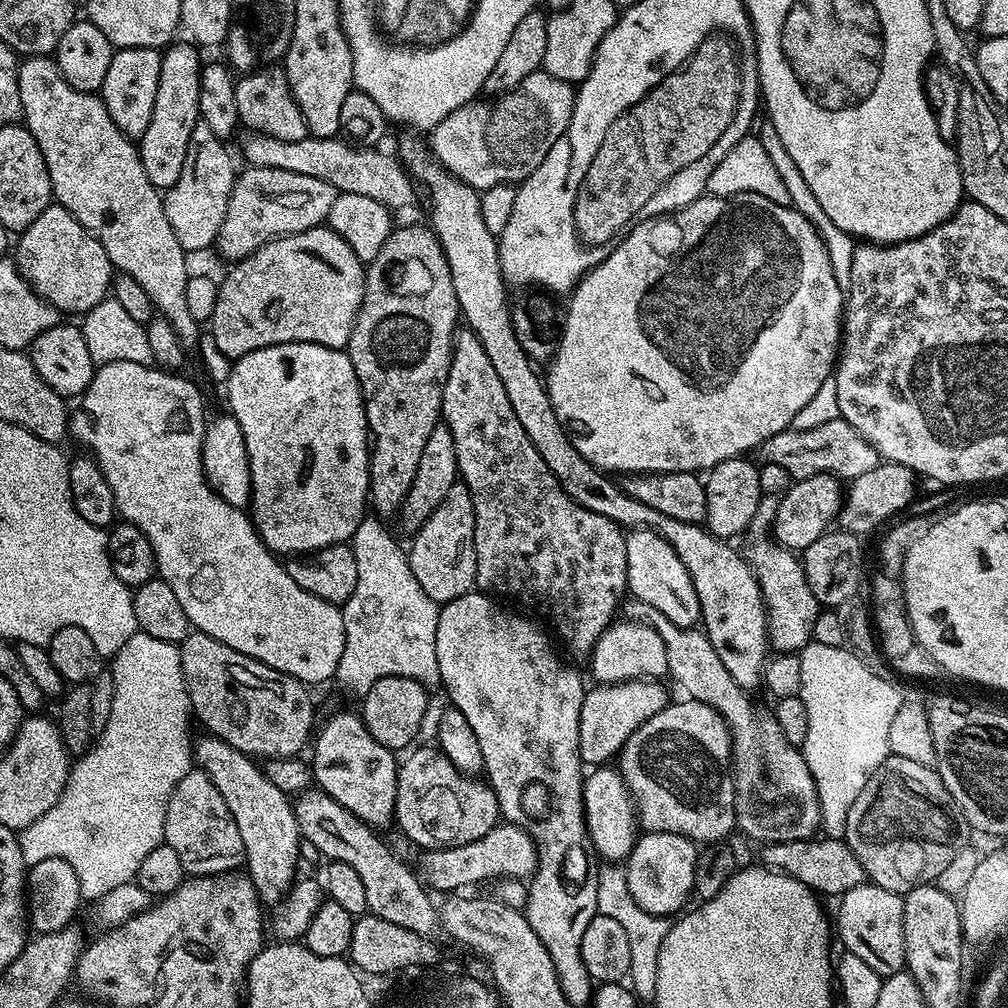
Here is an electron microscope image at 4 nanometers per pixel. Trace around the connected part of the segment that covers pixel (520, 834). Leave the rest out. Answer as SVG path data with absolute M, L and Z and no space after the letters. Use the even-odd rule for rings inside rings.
M507 822L497 823L495 828L491 828L482 838L474 842L466 842L462 846L453 848L434 848L423 853L424 872L422 880L433 893L444 892L452 894L457 890L468 890L471 884L480 884L483 880L492 880L495 876L509 876L512 880L520 880L531 877L536 870L536 844L530 838L526 830Z

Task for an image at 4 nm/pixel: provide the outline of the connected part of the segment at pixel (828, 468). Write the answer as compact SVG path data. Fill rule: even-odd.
M841 419L808 430L786 428L783 432L766 438L766 442L758 449L758 455L763 463L784 467L792 475L793 481L825 473L841 481L851 482L869 470L874 470L882 460L874 446L870 446L870 442L866 442L866 438L862 438L862 434L858 434L850 422Z

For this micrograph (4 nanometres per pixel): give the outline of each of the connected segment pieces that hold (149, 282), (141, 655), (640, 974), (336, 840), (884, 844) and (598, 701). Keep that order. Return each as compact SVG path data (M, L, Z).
M51 55L21 59L16 77L24 111L22 120L30 134L34 134L34 142L38 142L42 158L46 158L46 170L50 174L55 203L70 210L74 218L78 218L78 222L82 222L82 226L86 226L86 230L94 234L98 242L102 242L102 250L106 250L106 258L110 258L117 273L132 276L134 282L140 283L142 290L150 294L153 309L168 320L170 326L174 326L174 334L178 334L185 349L195 349L202 335L202 324L190 318L190 309L186 307L189 257L178 238L174 238L170 222L166 222L161 193L152 185L150 178L146 178L137 145L126 134L122 134L118 126L114 126L114 120L110 118L99 95L74 90L74 86L62 78L62 70L58 70Z
M138 630L116 652L111 664L110 671L114 682L114 707L110 710L110 722L106 722L104 729L95 737L92 747L77 759L80 761L77 764L75 761L69 767L66 786L62 790L58 802L54 806L50 806L50 810L46 810L46 814L42 814L42 818L38 818L38 822L30 822L30 826L22 829L18 836L25 865L31 866L46 858L62 858L62 862L70 862L74 874L78 874L81 897L89 902L98 901L110 890L135 881L138 866L142 866L143 860L150 855L150 850L154 850L154 846L164 843L166 806L170 802L170 794L174 794L174 786L178 786L178 782L182 782L182 778L186 778L186 774L193 771L194 768L194 735L192 736L191 732L192 724L194 725L194 713L188 692L184 688L179 647L170 642L162 642L162 638L150 638L150 634Z
M608 862L599 867L598 878L598 913L609 916L623 927L630 947L629 983L639 1001L653 1001L657 988L658 953L666 934L671 928L667 917L652 915L642 910L633 898L630 897L629 887L626 885L626 876L623 865Z
M315 786L301 791L295 797L294 807L296 809L298 830L302 839L306 842L312 842L325 861L346 862L356 871L359 880L362 881L362 886L366 890L366 906L371 915L386 918L386 922L394 922L394 926L414 930L423 936L432 936L437 931L438 908L437 905L432 905L431 898L433 899L433 897L430 895L429 889L425 887L417 873L415 876L404 865L407 863L401 857L393 854L391 848L388 847L387 839L379 831L374 830L366 822L362 822L354 814L350 814L350 810L346 810L346 806L338 806L338 802L334 802L334 798L330 798L330 794L320 791Z
M889 755L888 759L884 761L884 765L868 779L866 786L862 786L862 794L858 794L858 798L854 798L854 806L850 806L850 814L846 814L846 830L844 831L843 841L854 854L854 858L858 858L865 877L871 883L882 886L882 890L907 894L918 886L939 881L942 870L946 870L946 866L955 864L956 856L969 843L968 835L970 835L968 819L965 818L964 812L958 806L958 802L954 802L950 790L946 790L946 786L935 767L927 768L918 762L910 762L910 758L898 758L897 756Z
M656 678L627 680L621 684L592 686L584 693L582 714L578 722L578 750L580 763L584 766L604 766L624 747L626 738L642 726L654 714L658 714L670 703L670 696Z

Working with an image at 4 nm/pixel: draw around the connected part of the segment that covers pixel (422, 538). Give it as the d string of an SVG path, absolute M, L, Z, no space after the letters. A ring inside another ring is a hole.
M457 482L439 502L436 509L411 537L412 549L407 549L408 565L418 578L418 586L438 606L449 604L454 598L473 591L476 583L476 551L474 550L474 502L470 490Z

